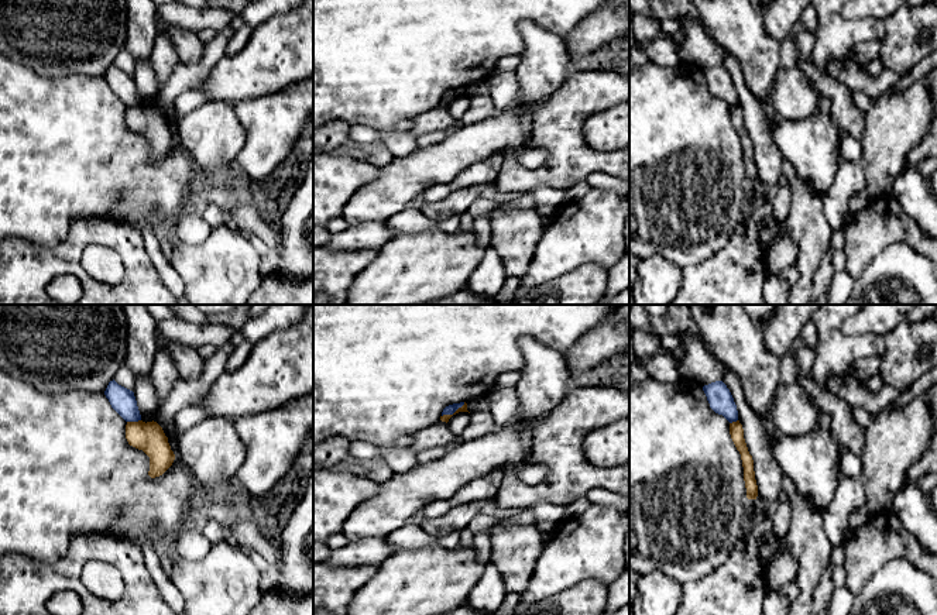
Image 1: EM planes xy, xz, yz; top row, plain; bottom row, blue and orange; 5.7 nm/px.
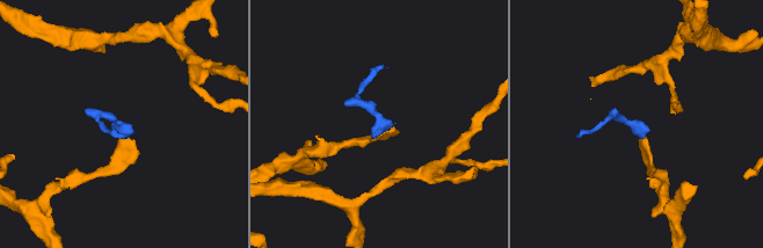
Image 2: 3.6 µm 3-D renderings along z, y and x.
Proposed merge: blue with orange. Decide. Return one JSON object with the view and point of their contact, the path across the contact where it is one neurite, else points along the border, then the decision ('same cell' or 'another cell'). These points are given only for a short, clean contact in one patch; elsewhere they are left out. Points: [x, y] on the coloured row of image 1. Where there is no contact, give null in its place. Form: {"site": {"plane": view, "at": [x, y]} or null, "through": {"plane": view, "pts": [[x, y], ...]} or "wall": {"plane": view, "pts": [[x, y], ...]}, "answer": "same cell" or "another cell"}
{"site": {"plane": "xz", "at": [453, 412]}, "wall": {"plane": "xz", "pts": [[464, 402], [452, 413], [442, 416]]}, "answer": "another cell"}

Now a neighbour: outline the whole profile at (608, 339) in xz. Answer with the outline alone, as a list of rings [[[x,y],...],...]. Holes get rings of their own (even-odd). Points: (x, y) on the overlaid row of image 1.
[[[618,305],[614,315],[591,327],[563,354],[572,379],[603,361],[617,357],[629,346],[629,305]]]

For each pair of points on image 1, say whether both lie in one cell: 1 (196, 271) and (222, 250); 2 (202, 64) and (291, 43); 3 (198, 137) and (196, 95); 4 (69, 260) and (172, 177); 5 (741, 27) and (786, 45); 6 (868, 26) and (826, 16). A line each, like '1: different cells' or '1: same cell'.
1: same cell
2: different cells
3: different cells
4: different cells
5: different cells
6: same cell

